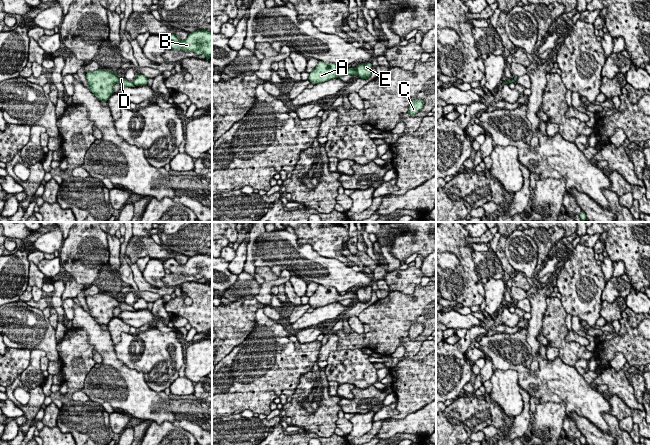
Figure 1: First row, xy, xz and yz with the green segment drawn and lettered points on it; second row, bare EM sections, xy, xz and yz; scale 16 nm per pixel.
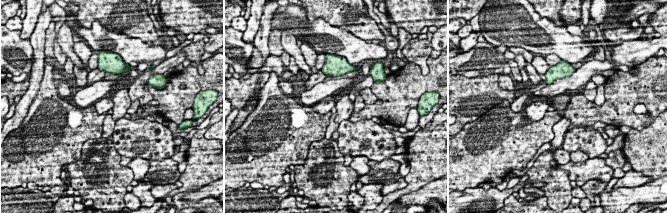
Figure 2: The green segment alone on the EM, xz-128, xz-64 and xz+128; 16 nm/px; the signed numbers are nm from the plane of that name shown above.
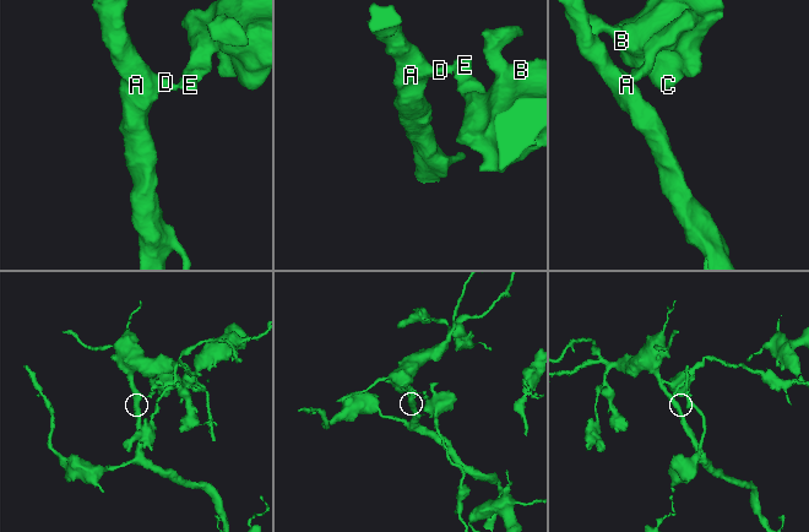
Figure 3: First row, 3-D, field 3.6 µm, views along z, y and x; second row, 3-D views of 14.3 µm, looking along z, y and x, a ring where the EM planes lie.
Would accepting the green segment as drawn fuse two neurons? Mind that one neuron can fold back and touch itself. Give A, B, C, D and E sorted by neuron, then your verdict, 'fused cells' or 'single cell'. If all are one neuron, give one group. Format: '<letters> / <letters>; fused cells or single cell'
A D / B C E; fused cells

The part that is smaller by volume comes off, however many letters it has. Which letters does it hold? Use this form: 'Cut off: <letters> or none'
Cut off: B, C, E

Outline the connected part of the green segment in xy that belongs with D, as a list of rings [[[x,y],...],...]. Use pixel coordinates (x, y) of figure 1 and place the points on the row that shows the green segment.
[[[107,69],[86,72],[86,79],[88,89],[100,101],[108,101],[110,96],[114,94],[116,83],[119,83],[122,87],[132,87],[133,85],[133,82],[129,82],[124,77],[119,77],[118,74]]]

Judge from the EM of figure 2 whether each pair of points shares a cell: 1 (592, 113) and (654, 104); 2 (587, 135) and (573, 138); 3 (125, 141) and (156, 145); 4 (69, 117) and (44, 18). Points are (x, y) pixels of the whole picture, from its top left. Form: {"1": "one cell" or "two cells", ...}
{"1": "one cell", "2": "one cell", "3": "one cell", "4": "two cells"}

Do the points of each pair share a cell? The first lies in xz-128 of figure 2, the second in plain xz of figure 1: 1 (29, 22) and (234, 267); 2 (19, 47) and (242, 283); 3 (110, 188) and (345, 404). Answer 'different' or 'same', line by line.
1: same
2: different
3: different

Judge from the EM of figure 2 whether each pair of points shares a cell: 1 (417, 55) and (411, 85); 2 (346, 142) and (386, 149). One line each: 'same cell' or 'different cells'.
1: different cells
2: same cell

